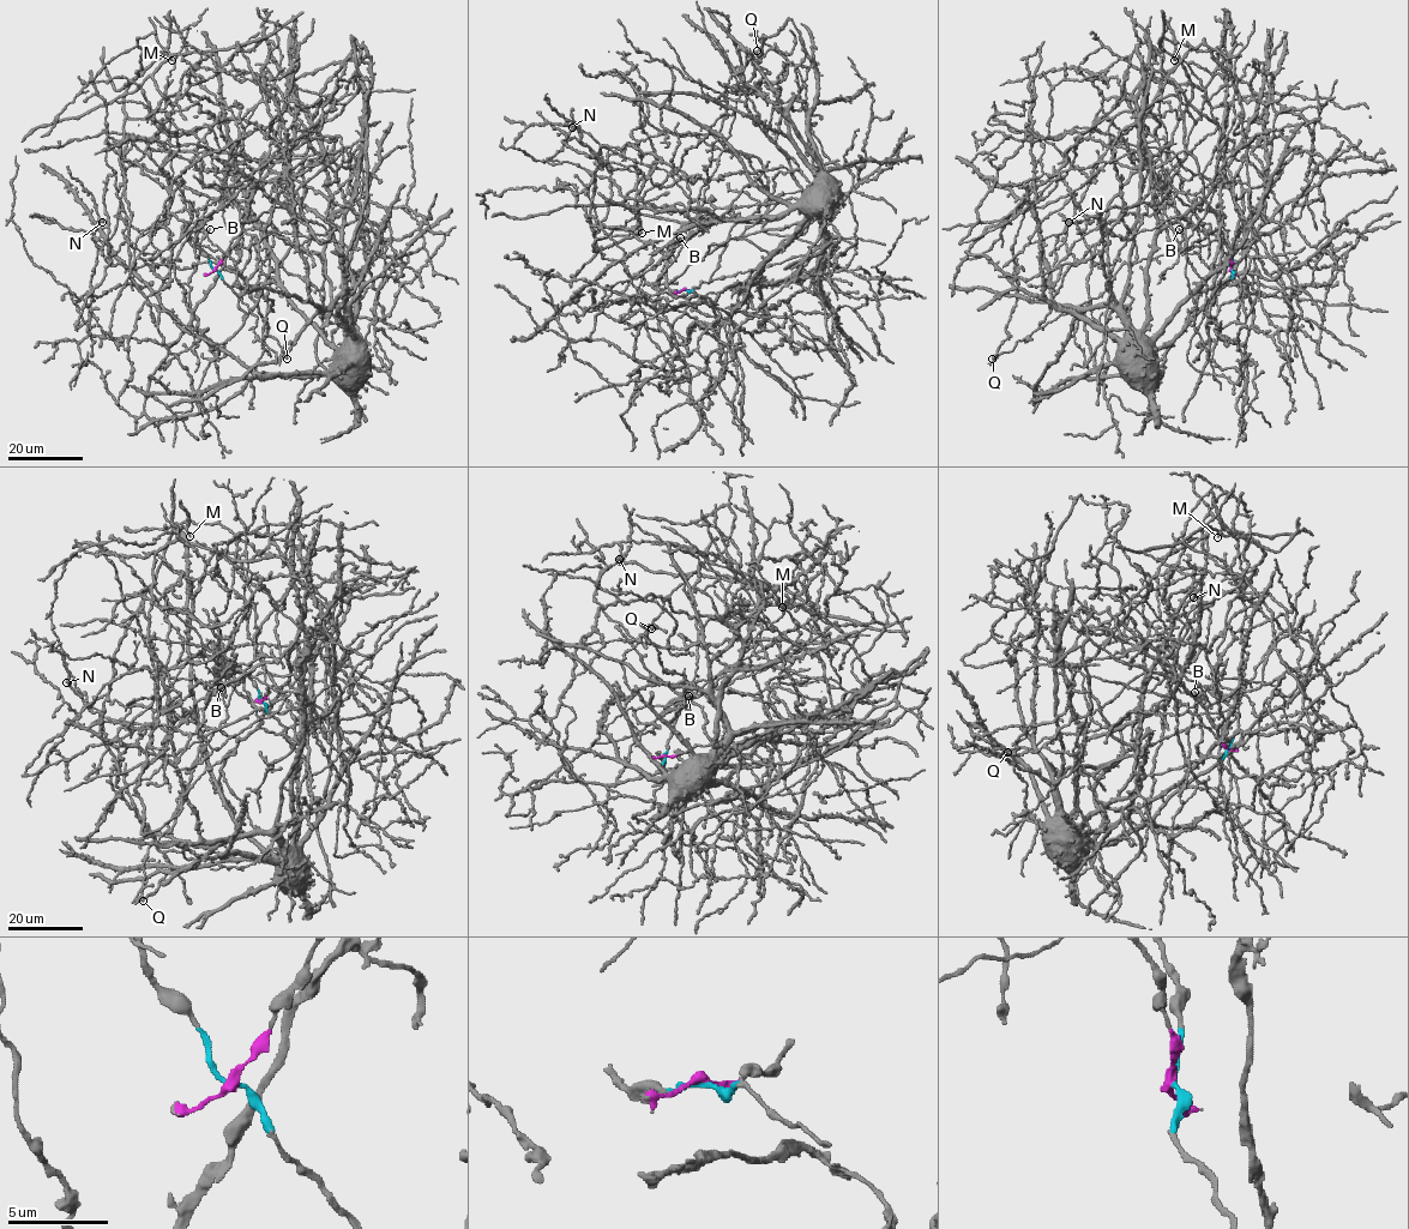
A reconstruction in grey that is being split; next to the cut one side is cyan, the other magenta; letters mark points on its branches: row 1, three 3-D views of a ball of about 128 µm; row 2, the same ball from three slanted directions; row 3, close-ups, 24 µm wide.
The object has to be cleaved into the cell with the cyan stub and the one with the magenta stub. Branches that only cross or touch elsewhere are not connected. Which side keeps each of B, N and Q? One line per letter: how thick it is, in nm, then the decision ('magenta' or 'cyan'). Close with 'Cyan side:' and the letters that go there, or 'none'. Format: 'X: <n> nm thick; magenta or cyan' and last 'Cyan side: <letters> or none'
B: 140 nm thick; cyan
N: 480 nm thick; magenta
Q: 440 nm thick; cyan
Cyan side: B, Q

